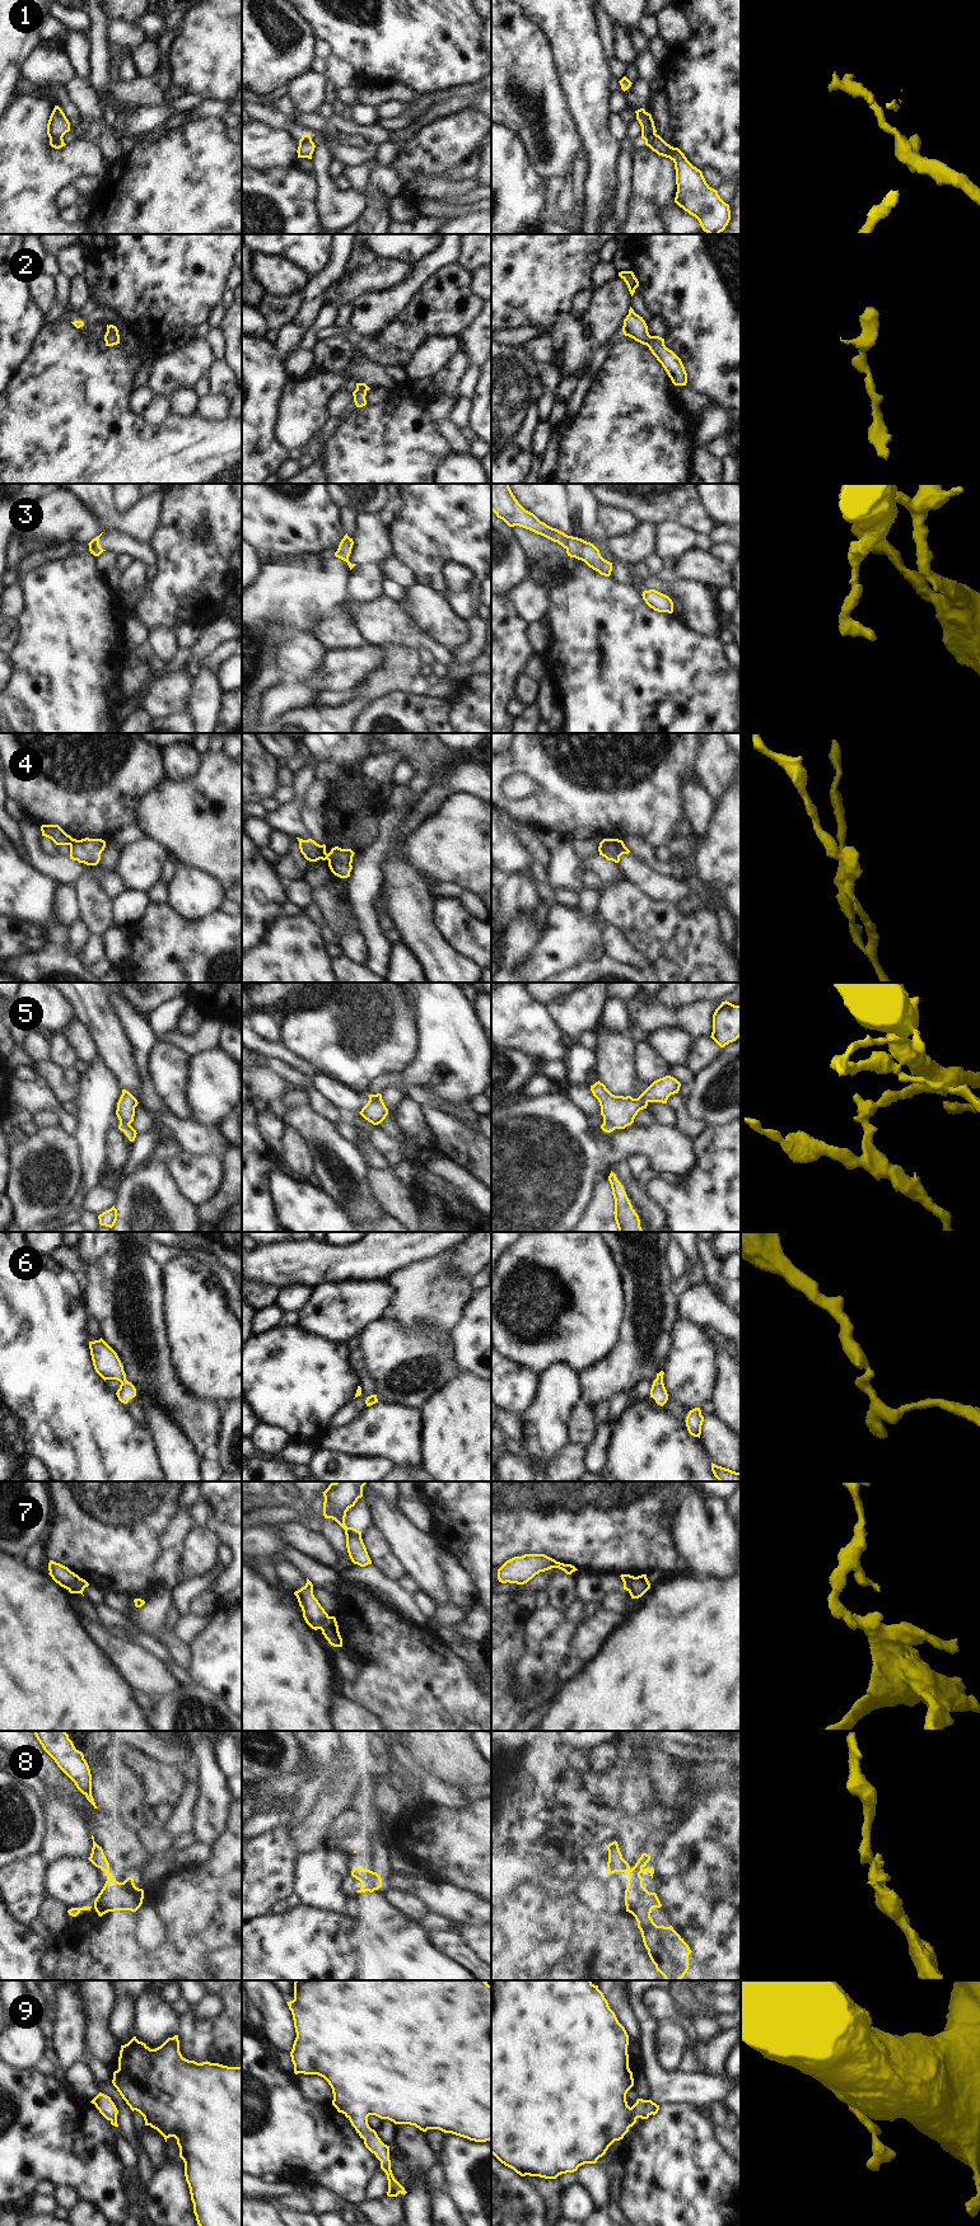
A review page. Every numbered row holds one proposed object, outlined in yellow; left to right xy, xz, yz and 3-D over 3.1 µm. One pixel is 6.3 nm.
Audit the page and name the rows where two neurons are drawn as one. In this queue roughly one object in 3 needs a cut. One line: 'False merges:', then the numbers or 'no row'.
False merges: 4, 5, 7

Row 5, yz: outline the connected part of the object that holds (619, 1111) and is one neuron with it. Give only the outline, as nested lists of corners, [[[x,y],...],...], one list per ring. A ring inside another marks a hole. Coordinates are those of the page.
[[[666,1075],[654,1081],[638,1098],[615,1096],[599,1081],[591,1086],[591,1091],[599,1102],[603,1123],[615,1129],[625,1129],[649,1102],[667,1103],[671,1095],[678,1093],[680,1087],[681,1083],[676,1078]]]

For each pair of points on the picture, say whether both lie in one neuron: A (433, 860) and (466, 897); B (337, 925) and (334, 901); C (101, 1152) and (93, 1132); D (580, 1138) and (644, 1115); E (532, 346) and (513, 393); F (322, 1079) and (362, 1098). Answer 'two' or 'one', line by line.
A: two
B: one
C: one
D: two
E: two
F: one

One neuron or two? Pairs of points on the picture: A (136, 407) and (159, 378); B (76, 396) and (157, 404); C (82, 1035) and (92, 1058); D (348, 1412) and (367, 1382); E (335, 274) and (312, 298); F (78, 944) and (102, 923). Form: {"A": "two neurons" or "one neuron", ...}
{"A": "two neurons", "B": "two neurons", "C": "one neuron", "D": "one neuron", "E": "one neuron", "F": "two neurons"}

